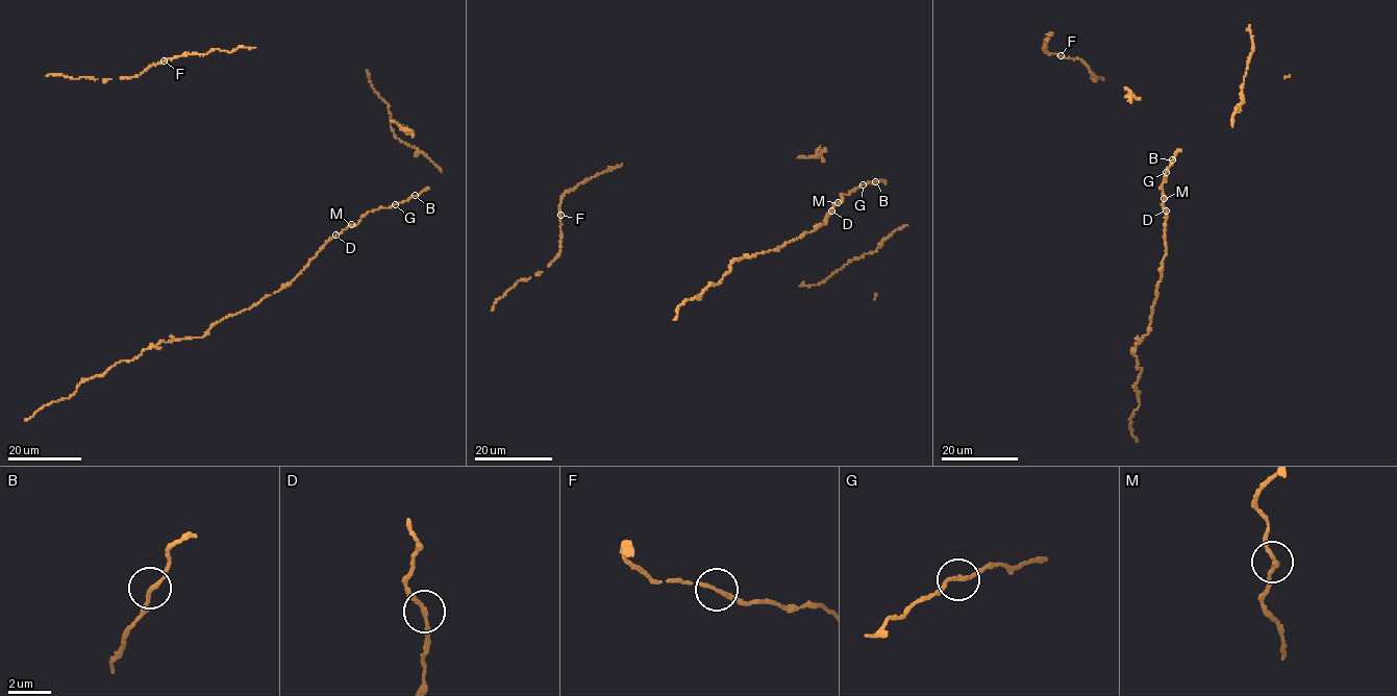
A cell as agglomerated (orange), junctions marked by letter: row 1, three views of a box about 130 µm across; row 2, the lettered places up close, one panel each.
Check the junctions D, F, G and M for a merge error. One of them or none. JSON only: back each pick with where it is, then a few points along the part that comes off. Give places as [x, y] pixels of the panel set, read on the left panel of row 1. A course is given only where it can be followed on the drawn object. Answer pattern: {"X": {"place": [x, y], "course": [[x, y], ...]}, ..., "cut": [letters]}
{"cut": []}

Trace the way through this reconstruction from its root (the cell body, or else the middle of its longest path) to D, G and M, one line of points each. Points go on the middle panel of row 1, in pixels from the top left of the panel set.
D: (880, 181), (868, 181), (847, 195), (842, 194), (842, 201), (834, 203), (831, 210)
G: (880, 181), (863, 184)
M: (880, 181), (862, 184), (847, 195), (842, 194), (838, 202)

